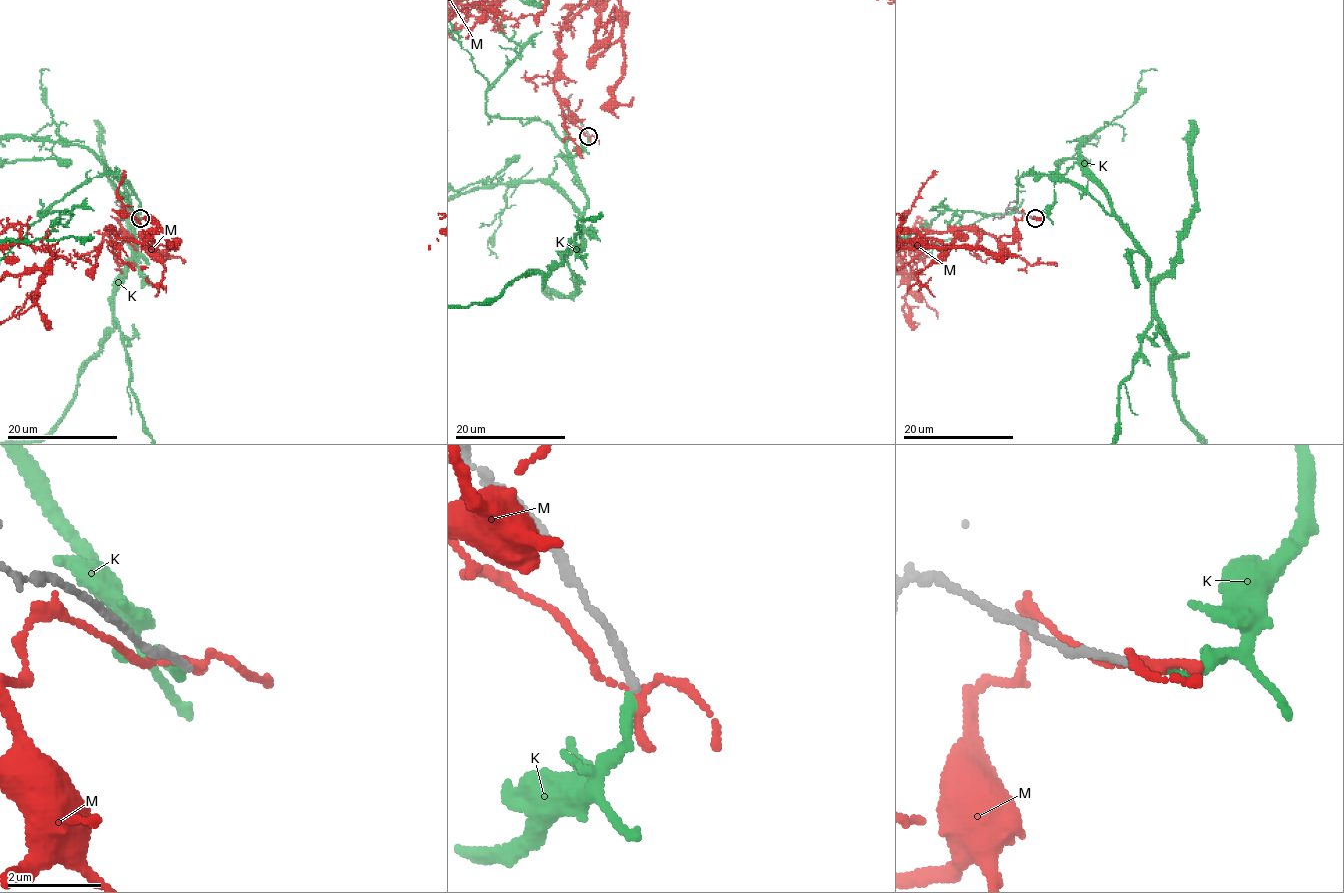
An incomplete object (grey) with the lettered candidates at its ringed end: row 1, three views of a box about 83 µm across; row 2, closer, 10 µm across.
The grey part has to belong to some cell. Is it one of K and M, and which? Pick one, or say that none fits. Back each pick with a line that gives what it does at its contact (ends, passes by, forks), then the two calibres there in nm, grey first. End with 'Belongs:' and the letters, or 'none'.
K: it ends | 170/180 nm
Belongs: K

